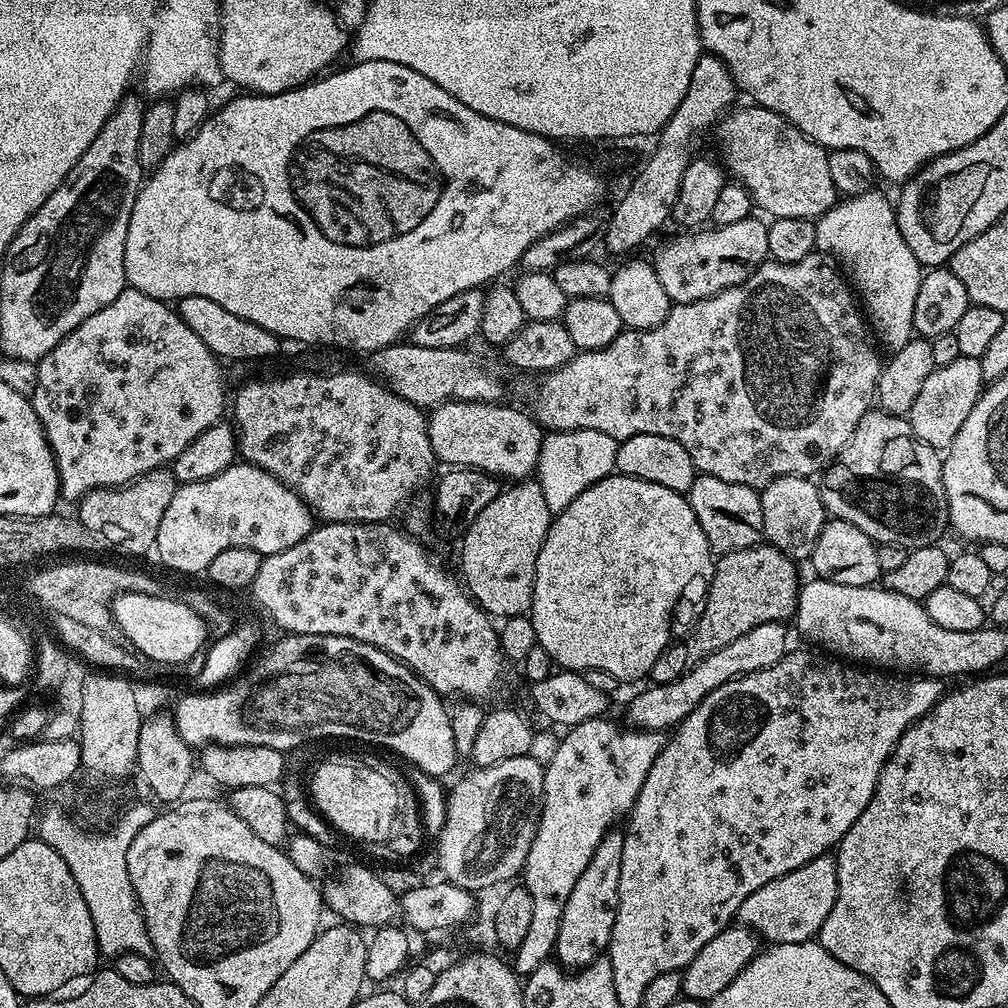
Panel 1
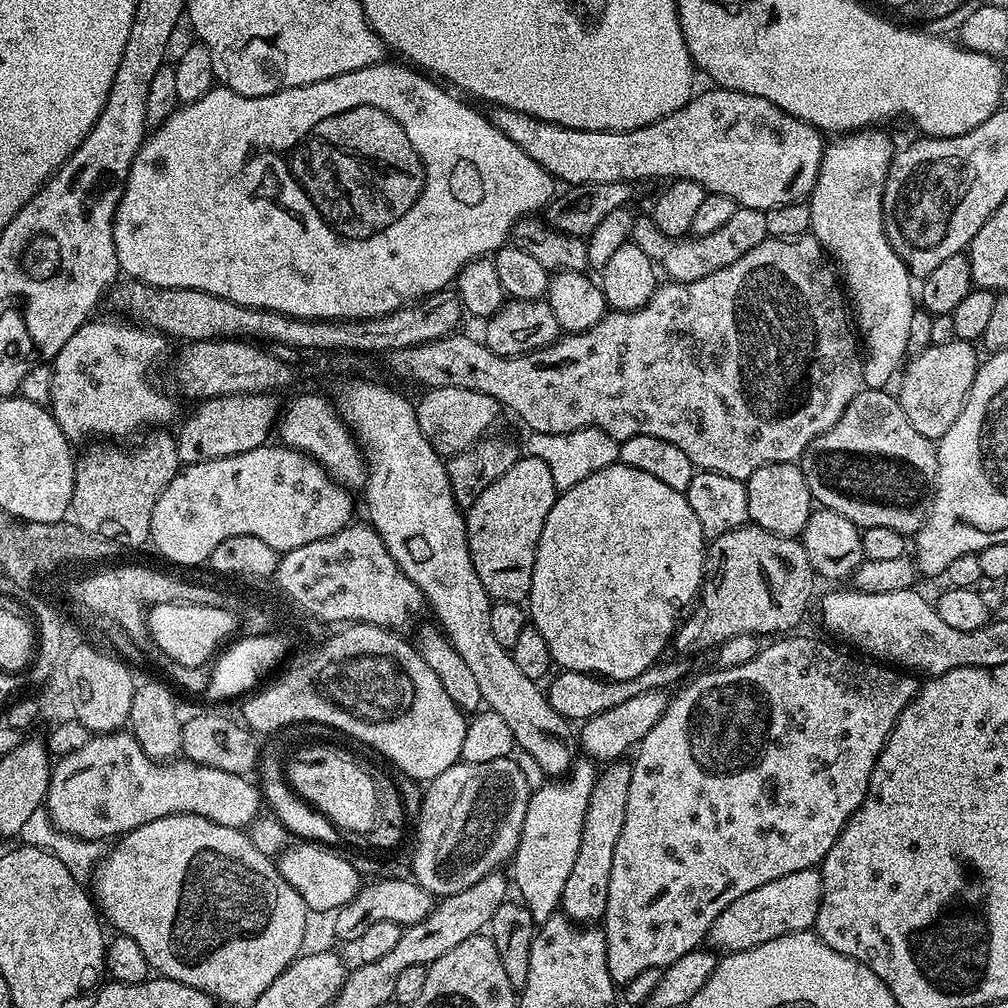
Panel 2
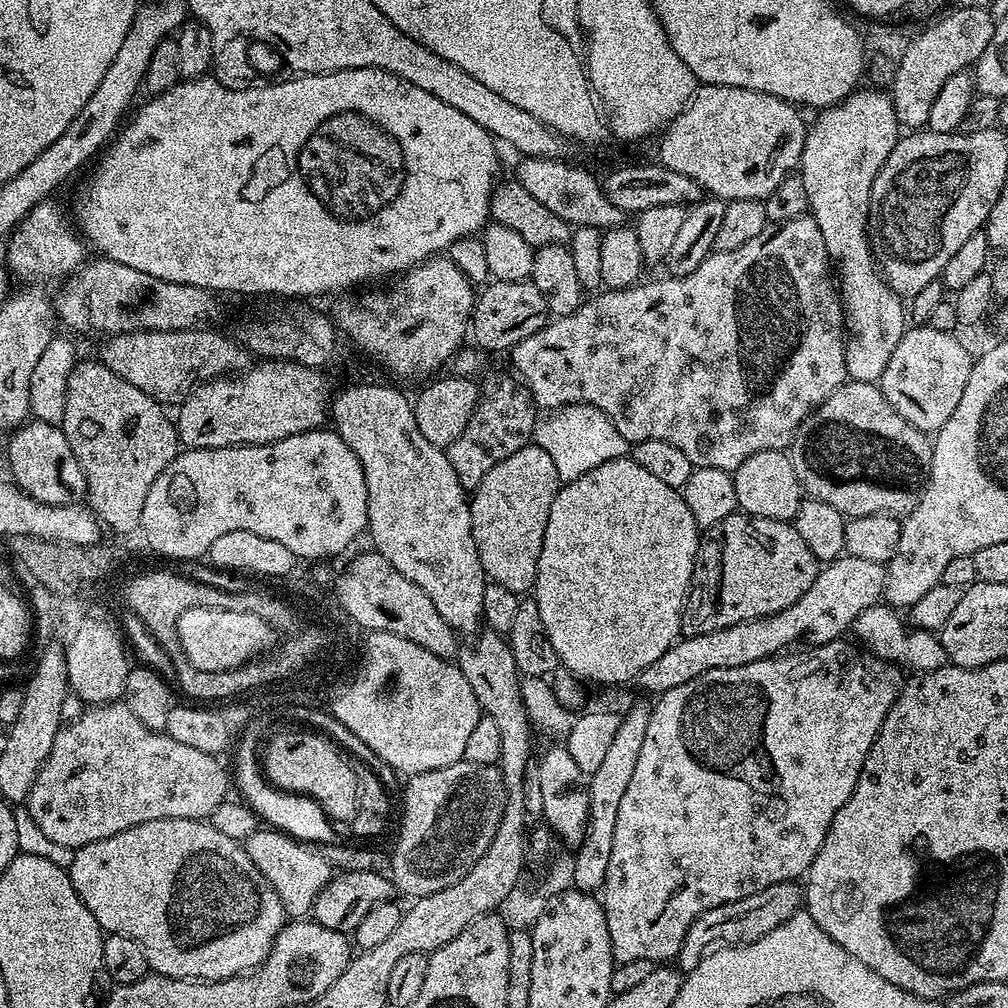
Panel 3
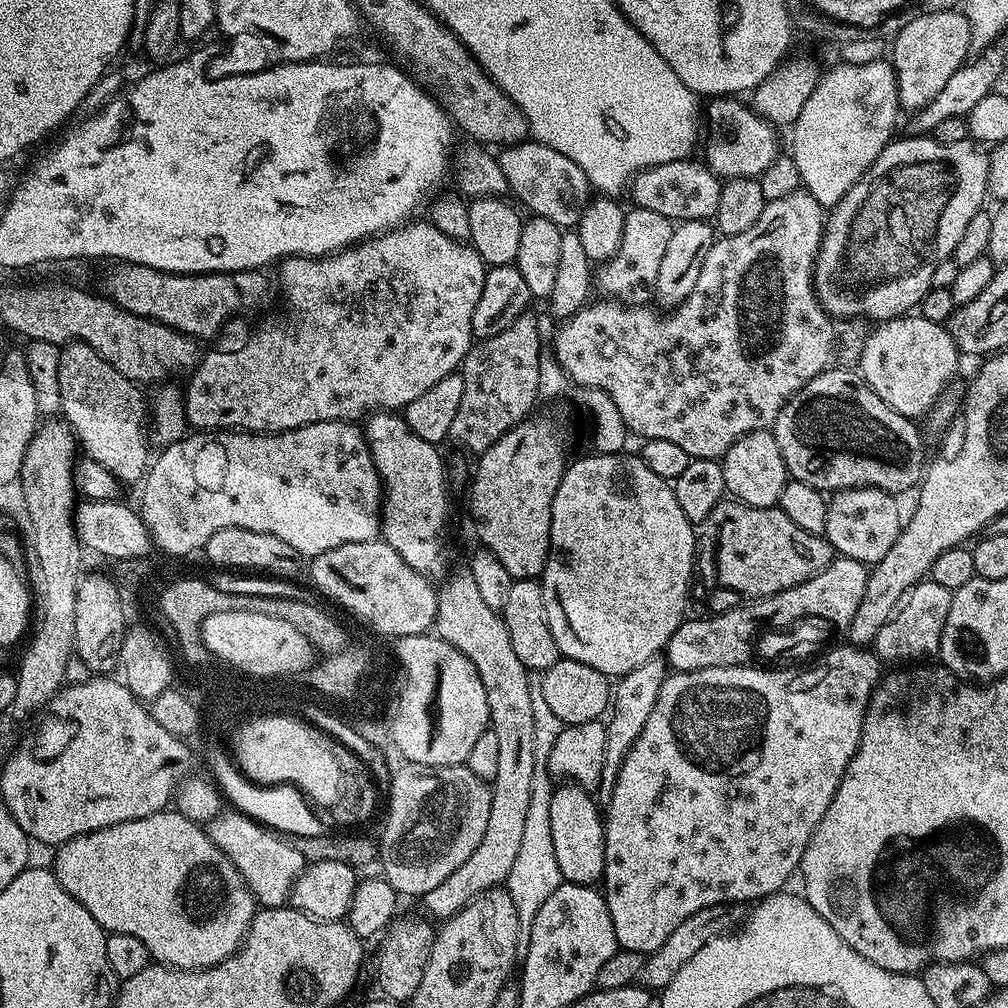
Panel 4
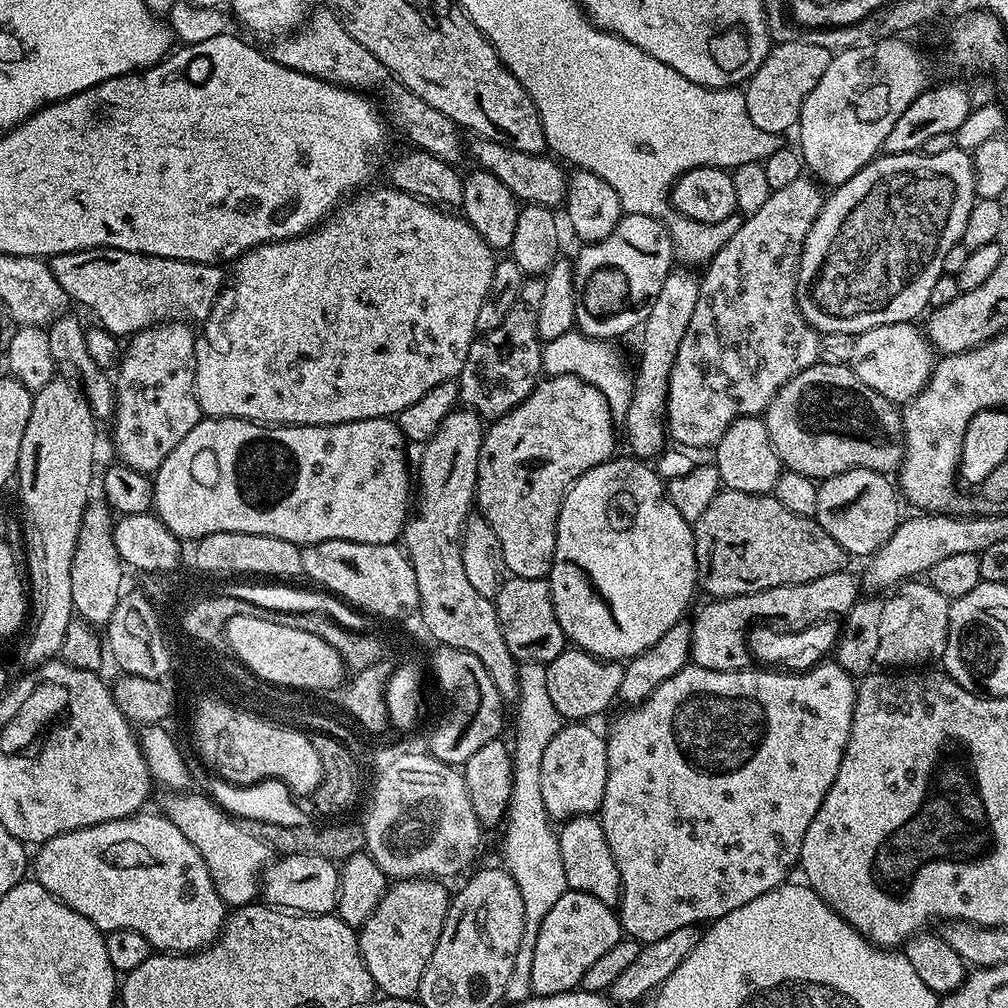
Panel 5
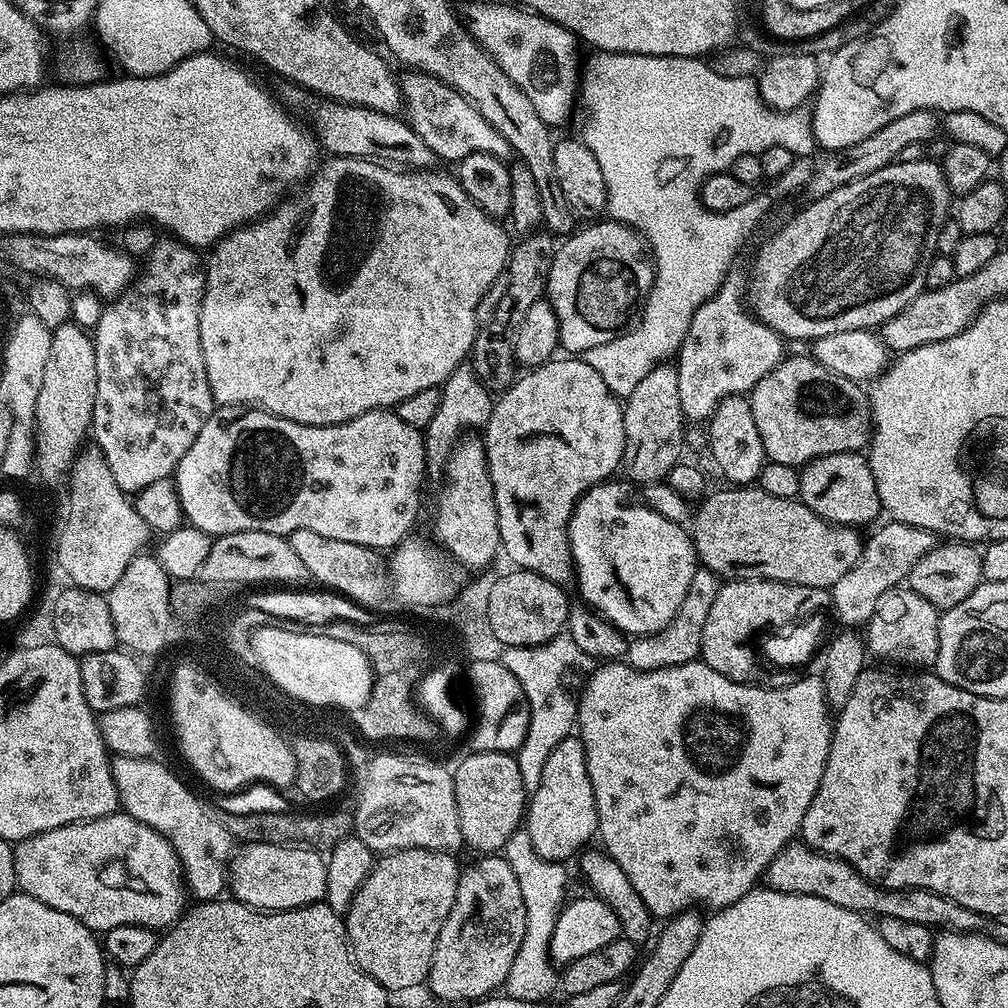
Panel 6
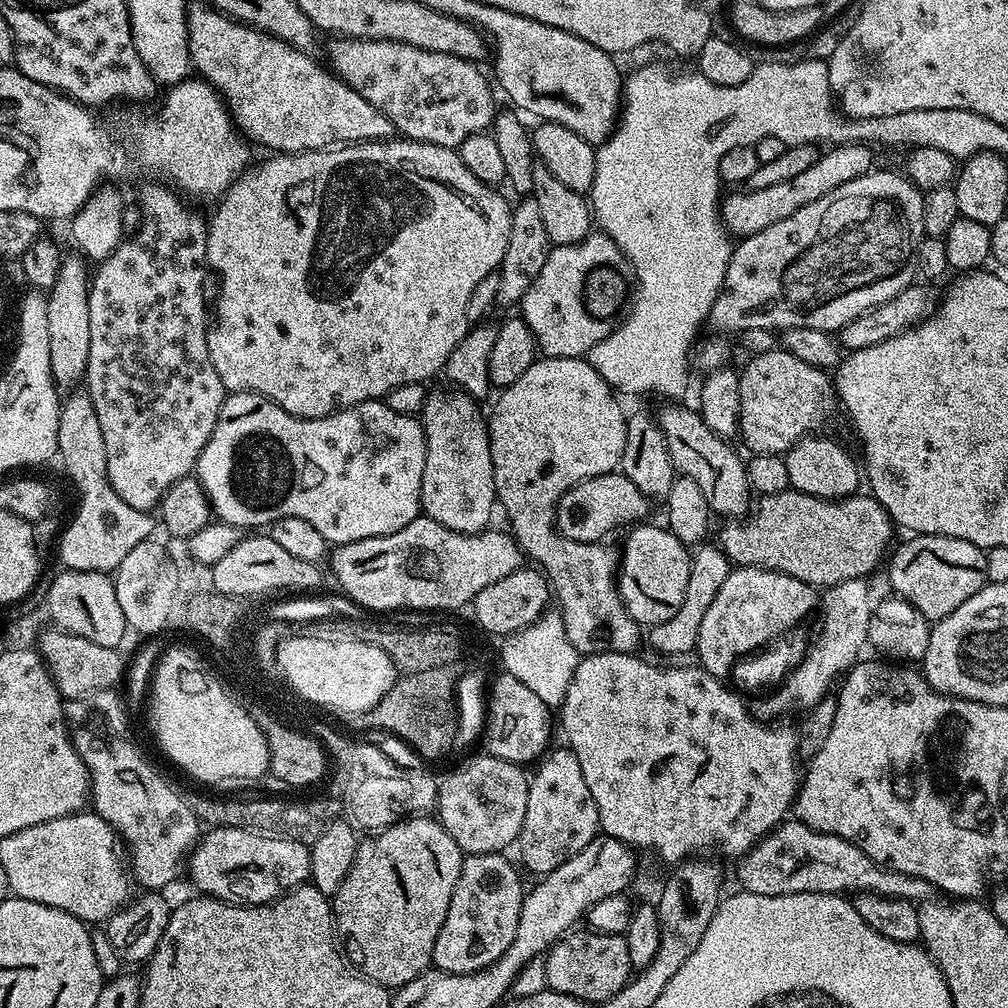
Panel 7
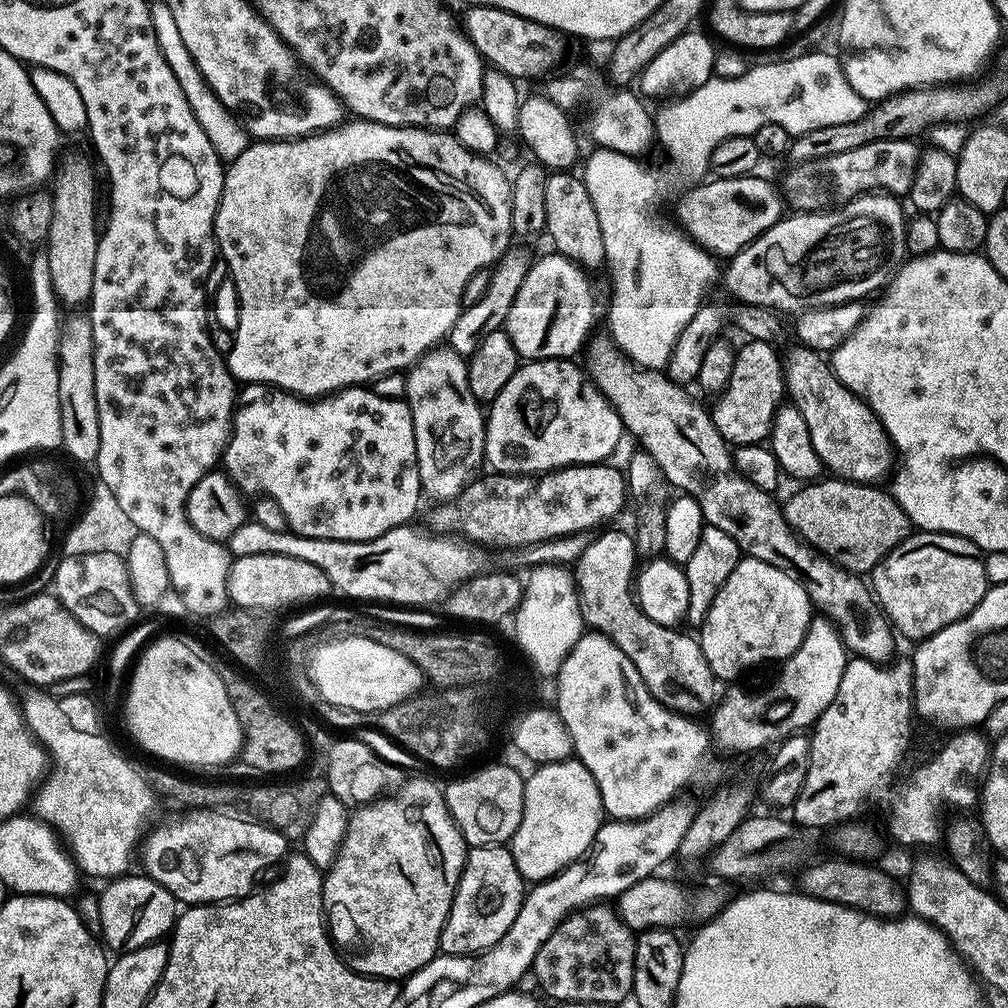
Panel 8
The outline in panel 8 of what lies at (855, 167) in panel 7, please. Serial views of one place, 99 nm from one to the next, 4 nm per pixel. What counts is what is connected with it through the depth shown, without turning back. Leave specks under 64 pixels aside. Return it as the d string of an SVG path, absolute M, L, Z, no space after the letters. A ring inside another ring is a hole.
M760 174L721 180L712 178L697 184L700 185L690 189L677 202L675 219L691 240L717 258L737 256L786 215L786 201L781 189L763 180Z

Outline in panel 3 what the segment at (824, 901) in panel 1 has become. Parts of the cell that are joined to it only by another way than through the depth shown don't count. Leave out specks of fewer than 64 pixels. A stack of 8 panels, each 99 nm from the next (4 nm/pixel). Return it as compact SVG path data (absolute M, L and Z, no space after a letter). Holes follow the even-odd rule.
M796 882L766 886L766 890L758 890L758 894L746 894L746 898L738 898L738 902L726 902L722 906L708 908L686 930L686 938L682 938L682 946L674 958L675 963L681 973L690 973L711 952L758 942L758 938L789 920L801 908L802 888Z

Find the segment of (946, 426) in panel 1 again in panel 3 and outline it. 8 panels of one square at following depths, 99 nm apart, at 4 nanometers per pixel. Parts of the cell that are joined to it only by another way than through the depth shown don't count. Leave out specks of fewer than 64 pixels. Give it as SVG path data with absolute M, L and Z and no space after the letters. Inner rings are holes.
M927 326L912 327L905 330L898 346L894 346L890 362L886 362L886 370L882 370L880 375L878 387L886 402L890 402L890 406L894 406L894 410L898 410L898 414L902 414L908 424L914 425L919 432L935 434L948 421L950 414L954 414L954 409L962 398L962 390L966 390L966 378L970 378L974 356L973 353L968 353L968 348L959 340L959 335Z

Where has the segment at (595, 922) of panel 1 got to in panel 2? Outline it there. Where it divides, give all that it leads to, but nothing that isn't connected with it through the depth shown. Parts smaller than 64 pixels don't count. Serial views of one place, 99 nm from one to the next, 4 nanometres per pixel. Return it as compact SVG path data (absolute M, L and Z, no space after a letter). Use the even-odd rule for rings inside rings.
M612 762L605 768L608 769L599 773L588 799L578 858L574 858L574 867L570 870L570 878L566 878L566 887L562 889L560 899L560 908L564 915L581 926L604 919L610 894L610 869L614 867L614 846L618 846L618 837L621 836L622 825L626 822L626 798L630 798L631 763Z

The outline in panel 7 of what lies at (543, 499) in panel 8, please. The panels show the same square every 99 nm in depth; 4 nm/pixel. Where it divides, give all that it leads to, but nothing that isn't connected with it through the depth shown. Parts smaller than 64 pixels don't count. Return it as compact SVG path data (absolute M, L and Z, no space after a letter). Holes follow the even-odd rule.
M623 471L607 472L601 476L583 480L582 483L566 490L566 494L556 506L556 527L561 534L576 544L595 544L603 541L607 532L622 527L624 523L632 526L643 521L647 517L644 515L648 512L648 504L650 505L649 497L644 496L642 490L638 490L638 486L634 486L634 482L630 482L630 478L624 476Z

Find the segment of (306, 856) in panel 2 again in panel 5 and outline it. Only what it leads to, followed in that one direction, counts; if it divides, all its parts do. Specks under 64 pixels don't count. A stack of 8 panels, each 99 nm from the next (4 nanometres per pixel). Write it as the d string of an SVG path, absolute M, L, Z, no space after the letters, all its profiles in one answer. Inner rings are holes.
M177 791L165 796L163 815L174 822L174 826L178 826L178 830L182 830L186 838L190 838L194 850L202 854L214 886L225 905L238 909L243 904L253 903L262 888L262 873L270 863L268 845L254 838L254 834L243 823L237 822L215 801L199 791Z

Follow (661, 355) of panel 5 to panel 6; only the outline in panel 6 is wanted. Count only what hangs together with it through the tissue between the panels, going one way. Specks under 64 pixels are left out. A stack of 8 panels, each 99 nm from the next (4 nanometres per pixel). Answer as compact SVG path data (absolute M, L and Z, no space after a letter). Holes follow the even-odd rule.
M665 362L656 364L654 370L634 386L634 390L623 401L624 410L624 458L623 471L628 471L627 479L637 485L653 484L655 480L664 480L671 468L681 463L684 452L684 424L686 417L678 394L678 374L676 364Z

